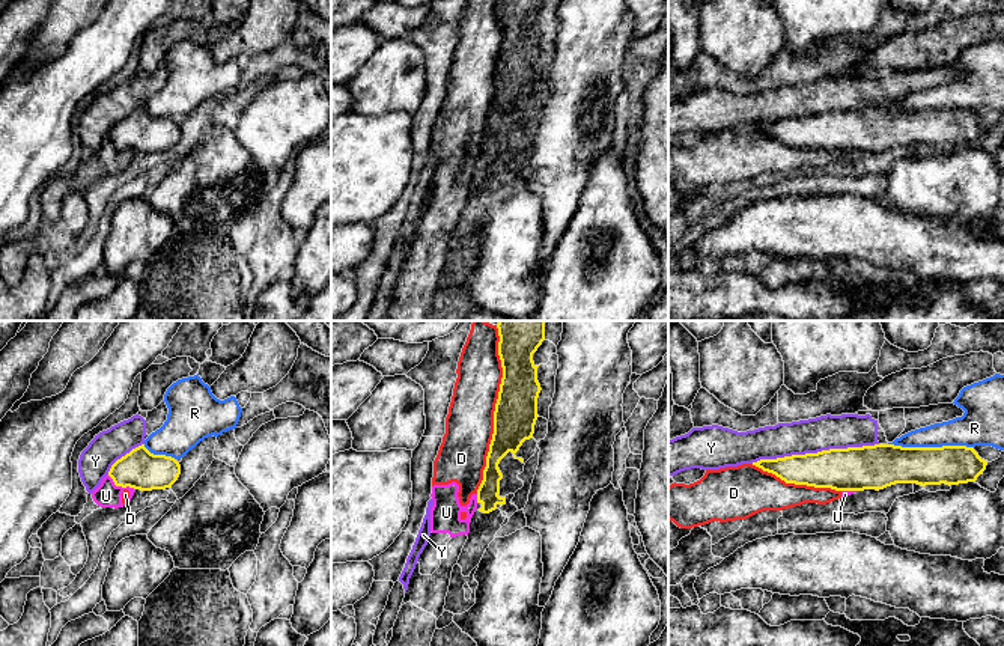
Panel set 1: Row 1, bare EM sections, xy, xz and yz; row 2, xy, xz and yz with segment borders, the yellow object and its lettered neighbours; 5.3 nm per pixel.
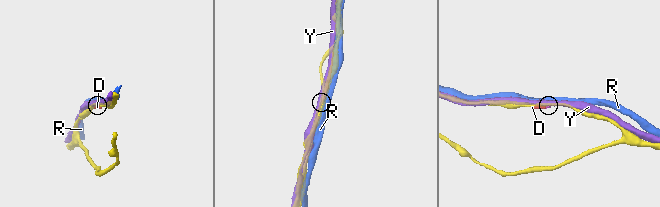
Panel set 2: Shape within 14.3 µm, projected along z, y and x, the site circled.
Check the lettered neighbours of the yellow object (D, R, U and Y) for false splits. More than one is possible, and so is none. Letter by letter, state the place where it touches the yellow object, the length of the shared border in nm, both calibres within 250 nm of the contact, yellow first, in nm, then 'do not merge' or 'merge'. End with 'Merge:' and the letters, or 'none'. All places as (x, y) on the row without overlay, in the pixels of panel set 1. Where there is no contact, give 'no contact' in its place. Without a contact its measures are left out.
D: xz (494, 79) | 850 nm | 220/260 nm | do not merge
R: yz (930, 110) | 460 nm | 220/180 nm | do not merge
U: xy (121, 148) | 170 nm | 220/140 nm | do not merge
Y: yz (815, 116) | 700 nm | 240/180 nm | do not merge
Merge: none

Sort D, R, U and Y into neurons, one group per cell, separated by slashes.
D U / R / Y

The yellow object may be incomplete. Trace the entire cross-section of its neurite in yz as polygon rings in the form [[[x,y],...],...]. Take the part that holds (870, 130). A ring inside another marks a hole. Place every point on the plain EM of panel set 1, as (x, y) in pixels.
[[[875,107],[847,111],[829,111],[817,116],[792,117],[777,122],[760,122],[753,128],[772,136],[786,146],[831,151],[835,154],[884,152],[896,146],[959,148],[975,145],[986,133],[974,110],[902,110],[894,107]]]

